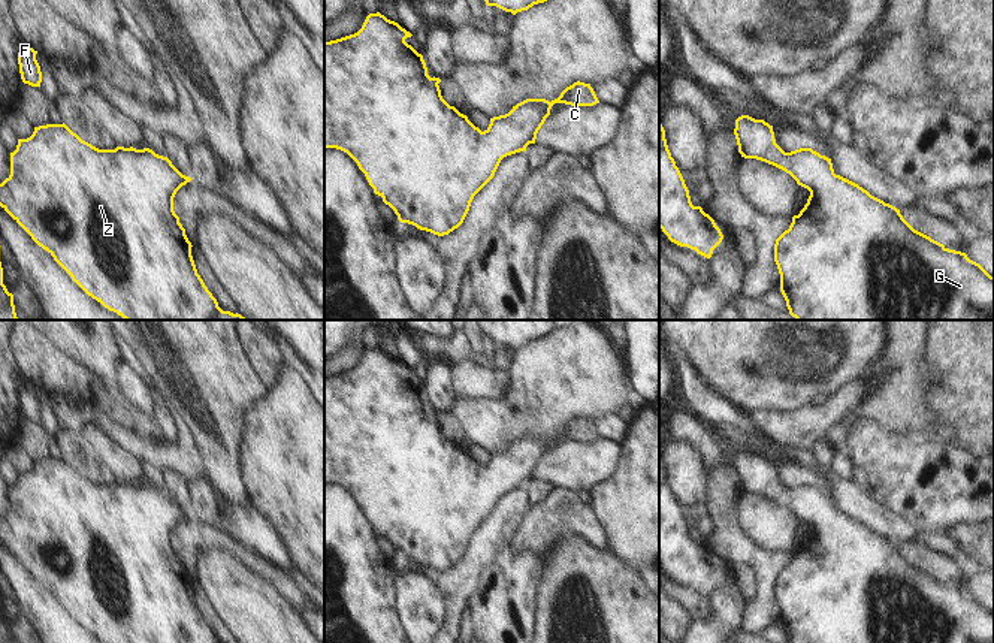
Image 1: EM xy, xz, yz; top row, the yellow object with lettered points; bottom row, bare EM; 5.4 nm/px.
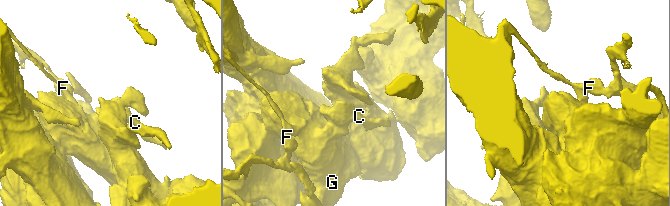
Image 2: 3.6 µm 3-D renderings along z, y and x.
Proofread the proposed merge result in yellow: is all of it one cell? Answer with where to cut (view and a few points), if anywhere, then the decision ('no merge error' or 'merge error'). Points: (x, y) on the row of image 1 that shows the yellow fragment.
no cut; no merge error

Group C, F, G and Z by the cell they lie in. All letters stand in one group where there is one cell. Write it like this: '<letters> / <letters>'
C F G Z

